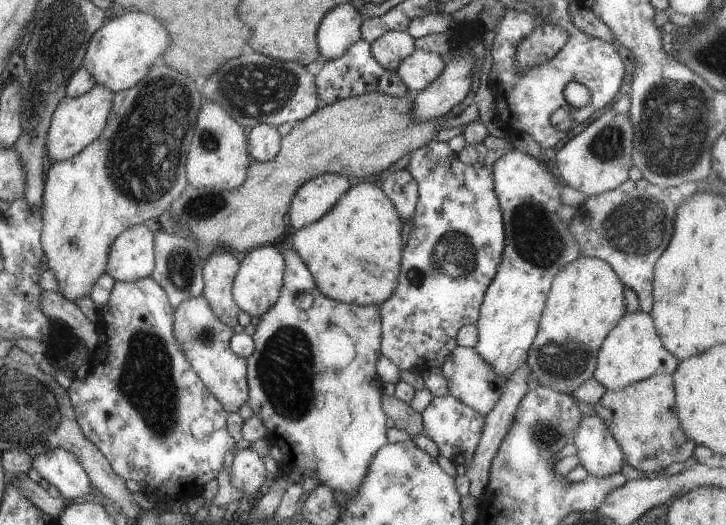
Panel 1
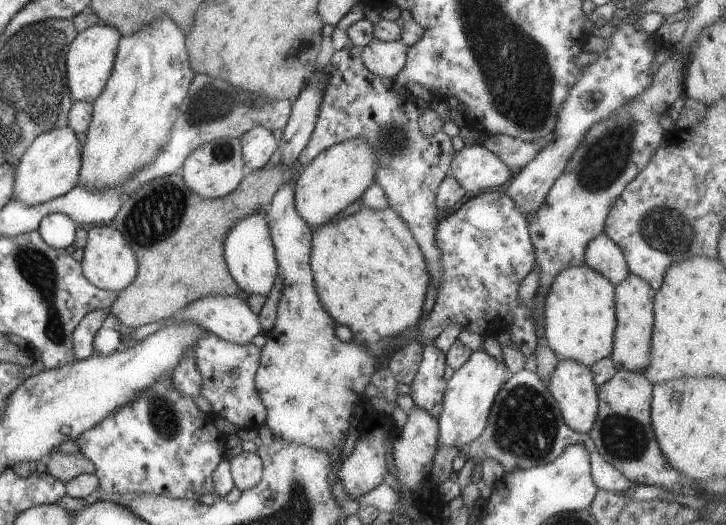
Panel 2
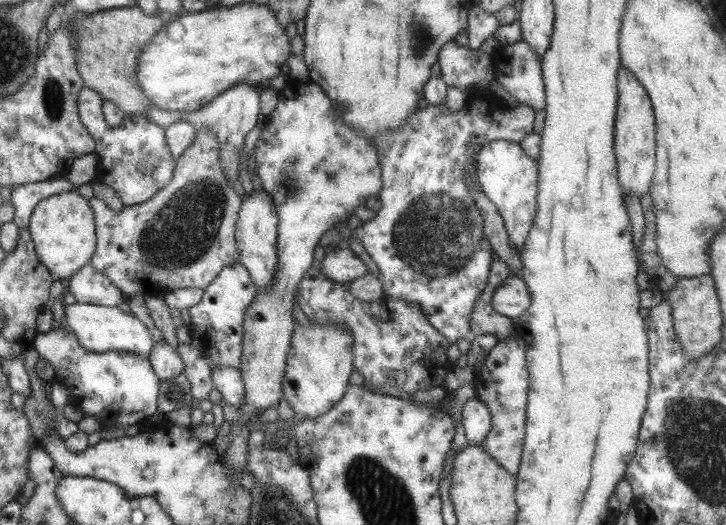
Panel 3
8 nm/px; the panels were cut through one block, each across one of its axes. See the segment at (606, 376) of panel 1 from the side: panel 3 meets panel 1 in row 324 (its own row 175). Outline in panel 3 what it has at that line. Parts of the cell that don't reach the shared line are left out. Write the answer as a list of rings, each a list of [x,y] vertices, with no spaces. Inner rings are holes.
[[[626,68],[618,73],[618,100],[614,126],[615,170],[625,197],[642,198],[649,194],[656,172],[655,114],[652,101],[644,87]]]

